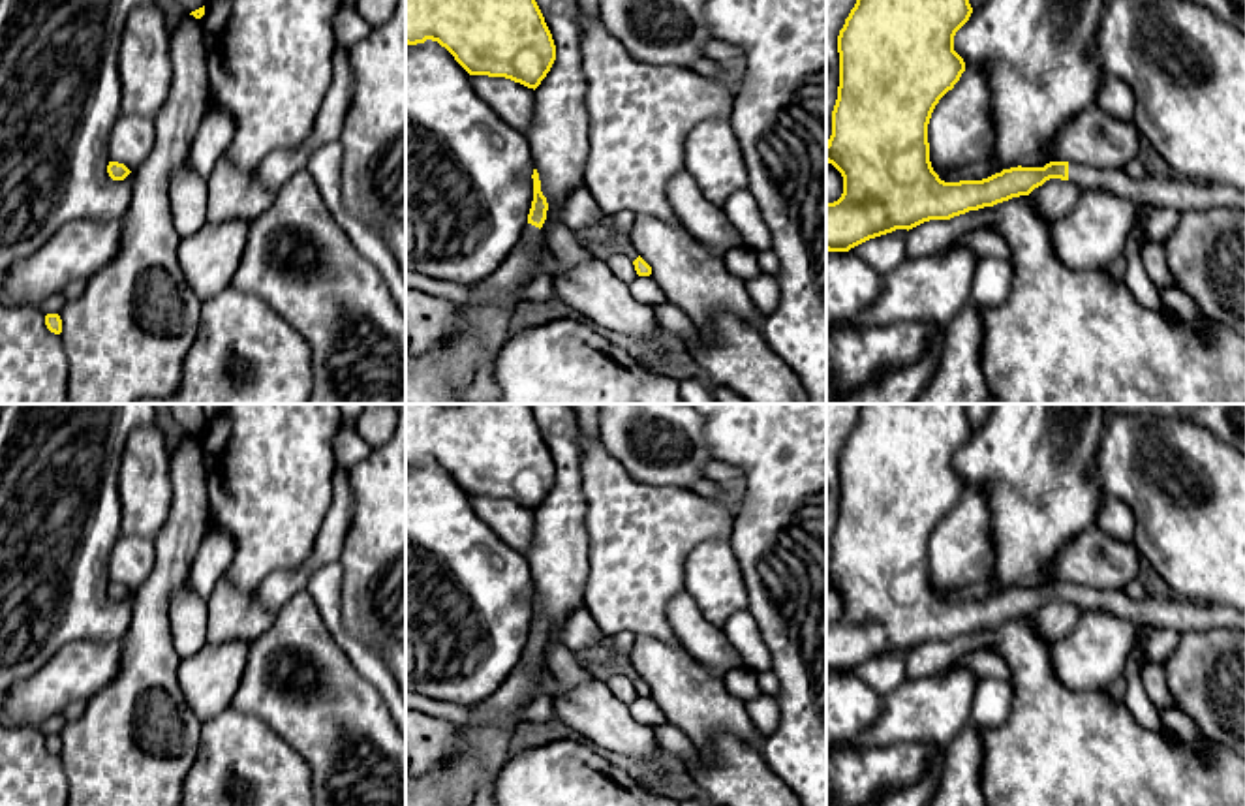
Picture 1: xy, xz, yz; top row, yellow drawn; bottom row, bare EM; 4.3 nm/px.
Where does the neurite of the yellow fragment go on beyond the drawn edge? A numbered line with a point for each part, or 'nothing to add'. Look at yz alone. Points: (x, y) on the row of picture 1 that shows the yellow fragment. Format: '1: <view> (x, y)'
1: yz (1172, 192)

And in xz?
1: xz (530, 235)

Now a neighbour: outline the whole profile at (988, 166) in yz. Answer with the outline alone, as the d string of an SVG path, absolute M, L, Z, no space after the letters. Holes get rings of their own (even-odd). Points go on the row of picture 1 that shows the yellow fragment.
M993 154L980 158L978 162L950 171L935 171L945 182L960 182L960 180L982 180L995 173L1001 173L999 162Z

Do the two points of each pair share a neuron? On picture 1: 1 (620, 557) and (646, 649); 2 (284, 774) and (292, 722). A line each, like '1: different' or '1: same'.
1: different
2: different

